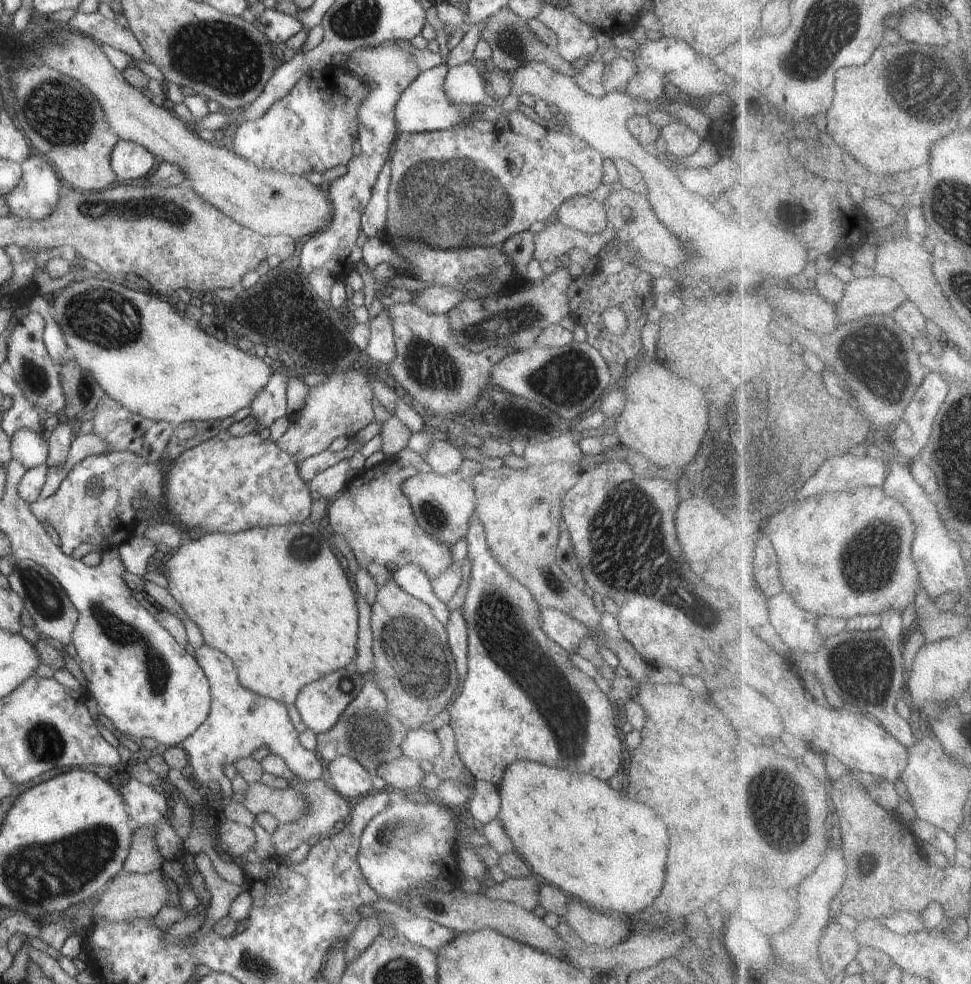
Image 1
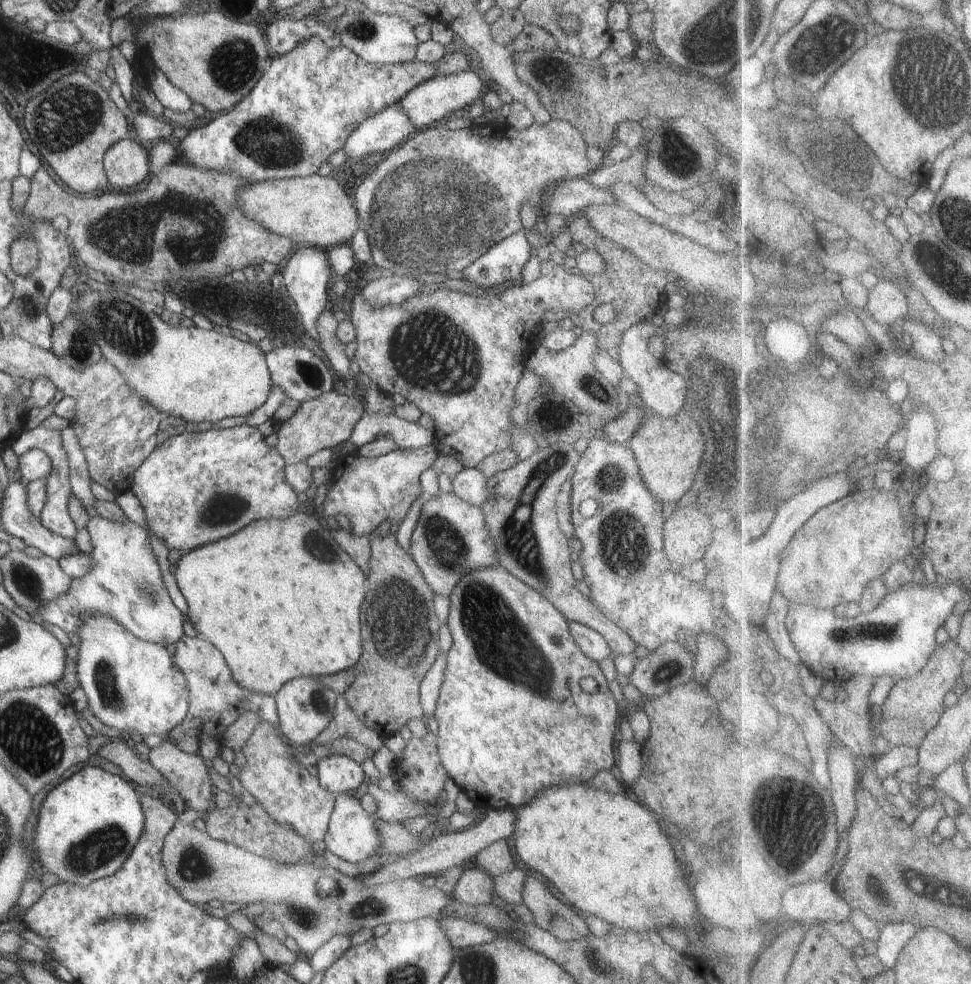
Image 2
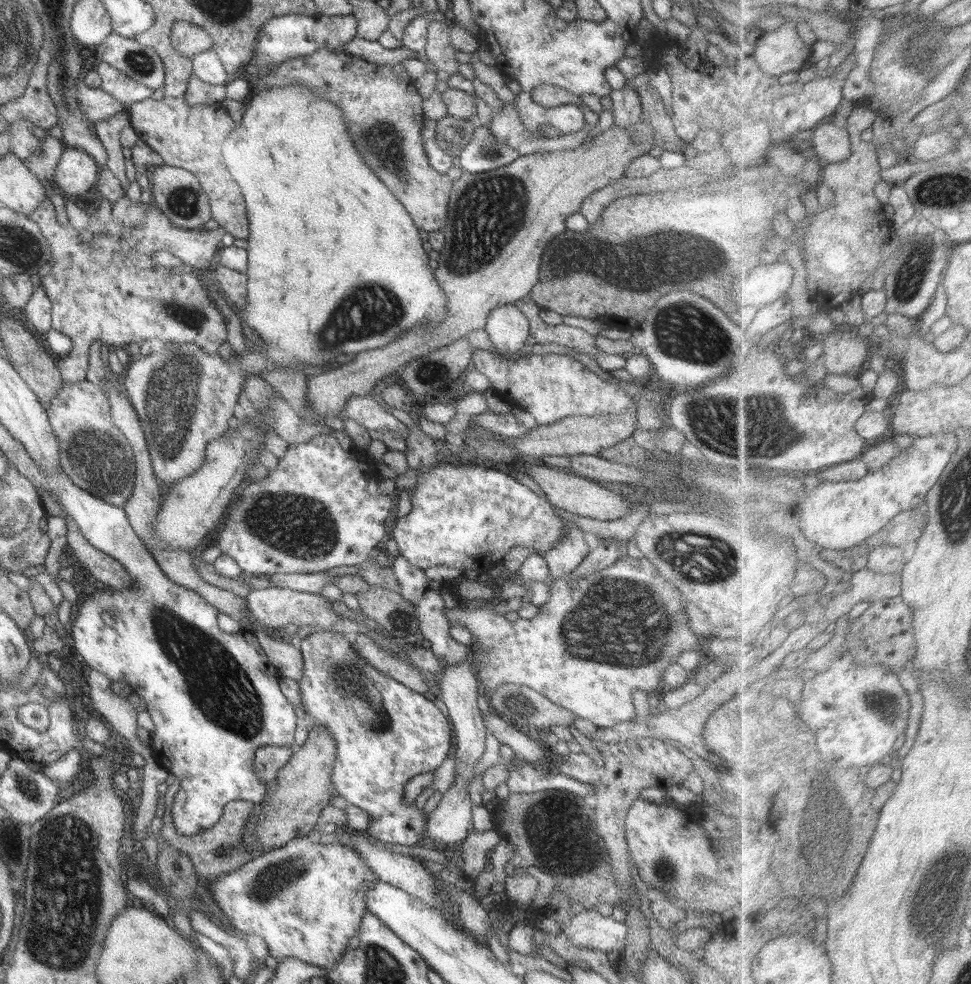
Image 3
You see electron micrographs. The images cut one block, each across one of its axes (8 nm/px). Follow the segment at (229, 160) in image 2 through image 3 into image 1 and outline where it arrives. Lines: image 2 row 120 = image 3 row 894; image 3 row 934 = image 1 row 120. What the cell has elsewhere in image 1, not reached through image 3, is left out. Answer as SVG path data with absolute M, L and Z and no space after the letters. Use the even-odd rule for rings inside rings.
M333 66L320 71L310 70L296 86L280 98L262 114L258 120L244 120L236 123L232 135L231 149L234 154L242 156L246 162L256 166L258 170L276 170L282 174L306 175L312 172L323 173L338 164L348 164L353 157L352 148L356 142L356 132L360 128L358 108L368 96L370 84L350 74L346 68Z

